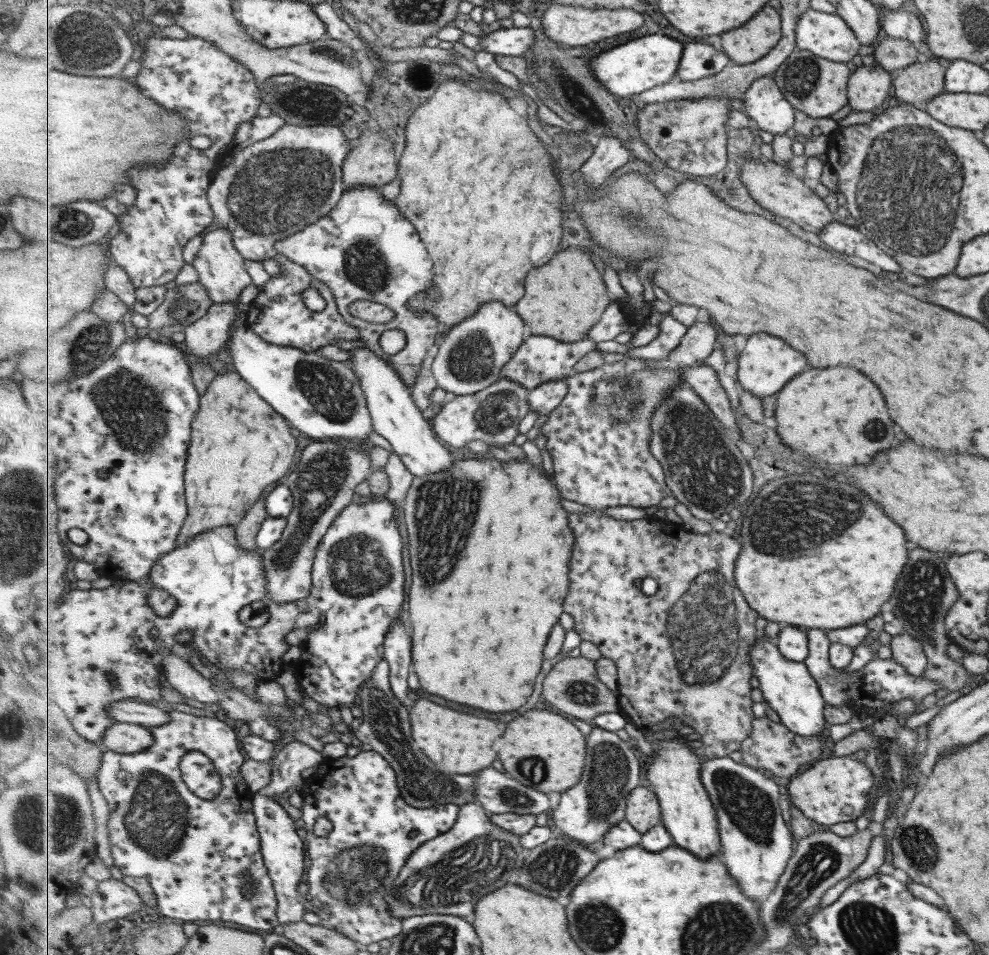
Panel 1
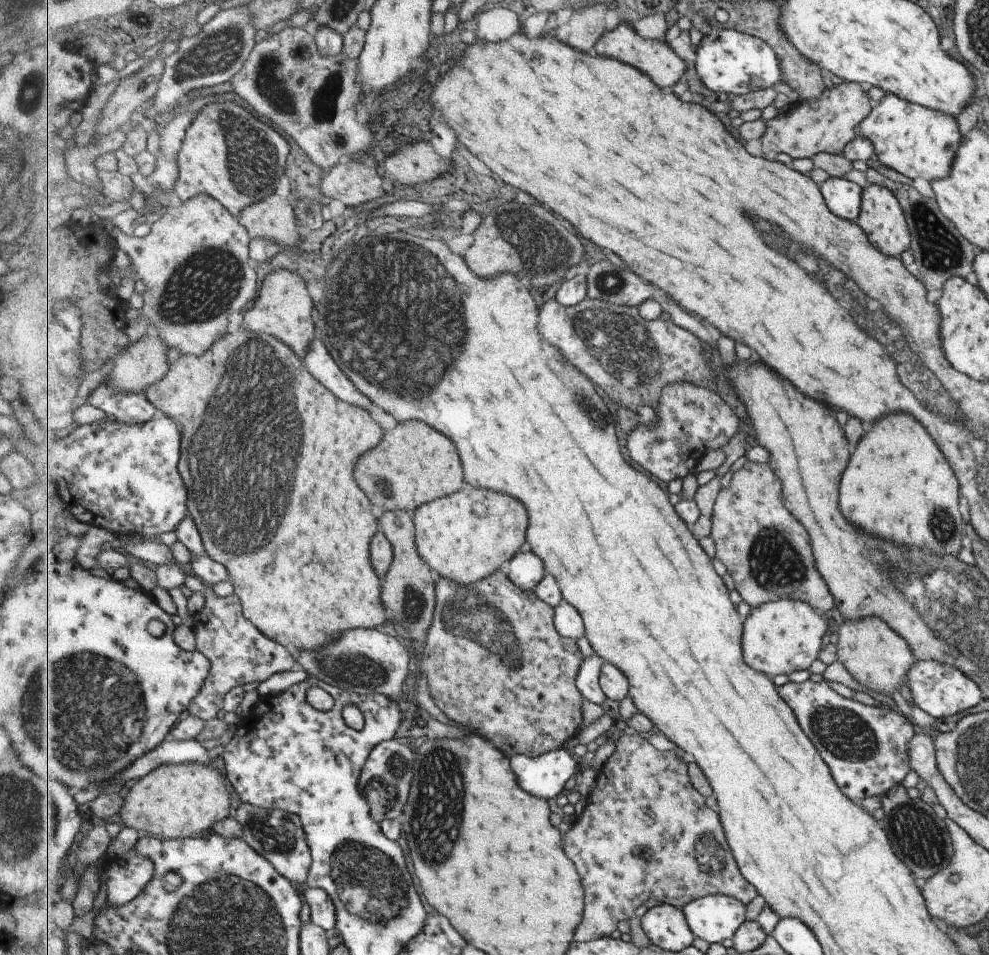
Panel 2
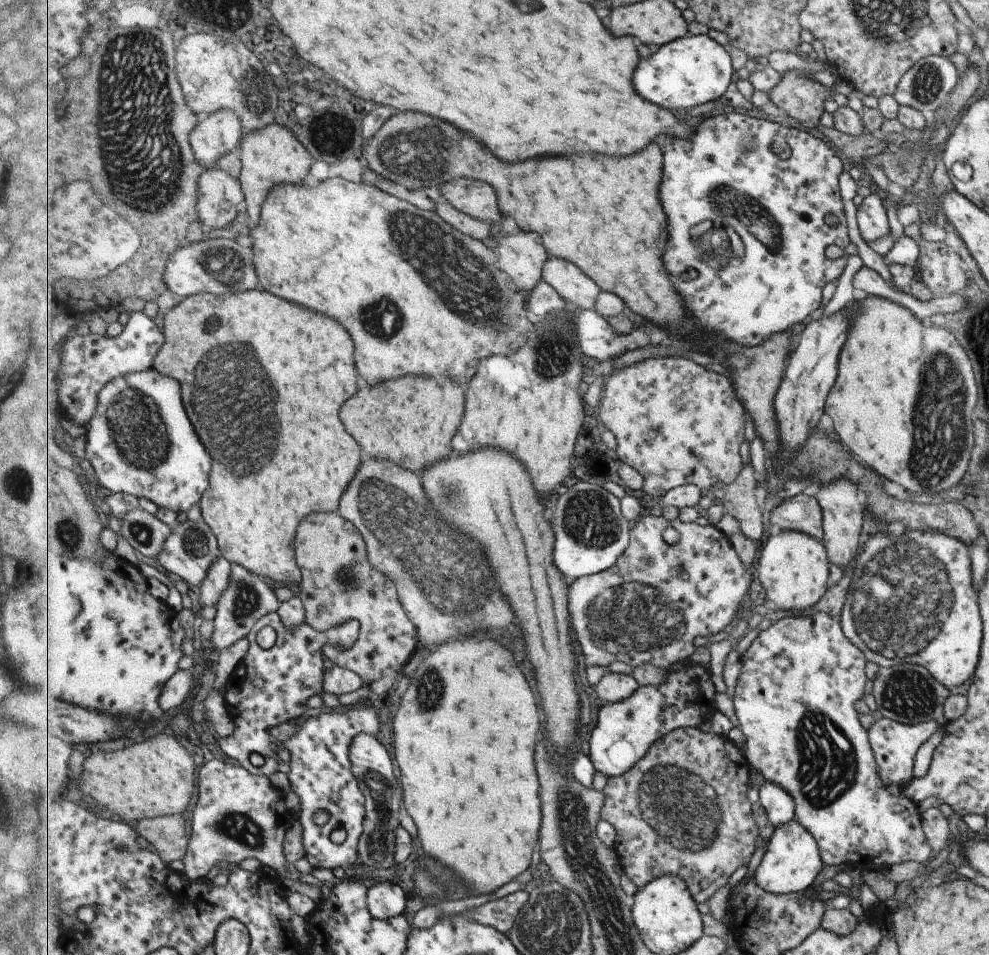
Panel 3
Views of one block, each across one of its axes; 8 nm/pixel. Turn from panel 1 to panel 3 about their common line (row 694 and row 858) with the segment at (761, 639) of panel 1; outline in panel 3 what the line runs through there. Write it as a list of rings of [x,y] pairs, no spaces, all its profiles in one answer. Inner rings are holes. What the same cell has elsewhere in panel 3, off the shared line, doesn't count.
[[[791,819],[776,827],[767,852],[764,853],[761,864],[755,870],[756,883],[766,891],[778,895],[800,893],[819,874],[821,859],[816,839],[805,830],[805,826],[799,820]]]

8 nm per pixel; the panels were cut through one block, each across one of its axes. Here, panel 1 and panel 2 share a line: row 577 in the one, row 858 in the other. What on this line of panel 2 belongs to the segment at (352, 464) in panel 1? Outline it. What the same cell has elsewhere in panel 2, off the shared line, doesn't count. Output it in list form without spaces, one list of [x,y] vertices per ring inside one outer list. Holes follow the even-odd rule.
[[[237,800],[234,817],[243,826],[244,839],[259,853],[265,855],[285,878],[300,888],[306,885],[312,872],[312,847],[305,838],[301,818],[281,808],[263,808]]]

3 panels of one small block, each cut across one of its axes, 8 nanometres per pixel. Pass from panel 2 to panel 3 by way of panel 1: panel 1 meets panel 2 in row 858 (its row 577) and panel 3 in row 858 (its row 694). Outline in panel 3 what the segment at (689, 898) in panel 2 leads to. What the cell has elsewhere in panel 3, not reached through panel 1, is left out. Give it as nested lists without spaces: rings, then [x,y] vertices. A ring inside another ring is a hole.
[[[683,727],[669,734],[653,744],[651,750],[627,773],[618,777],[610,777],[607,780],[607,786],[604,788],[605,806],[602,810],[603,818],[609,822],[616,831],[616,837],[613,848],[618,853],[619,864],[623,872],[633,880],[638,889],[648,885],[649,882],[655,881],[656,878],[667,875],[679,875],[692,891],[693,898],[701,904],[707,902],[719,888],[728,886],[731,876],[745,864],[751,862],[755,850],[757,850],[757,838],[759,838],[759,825],[755,822],[751,802],[749,802],[749,780],[751,780],[752,769],[750,762],[741,749],[737,748],[726,735],[715,734],[712,731],[704,731],[699,727]],[[707,879],[709,886],[703,890],[701,880]]]

